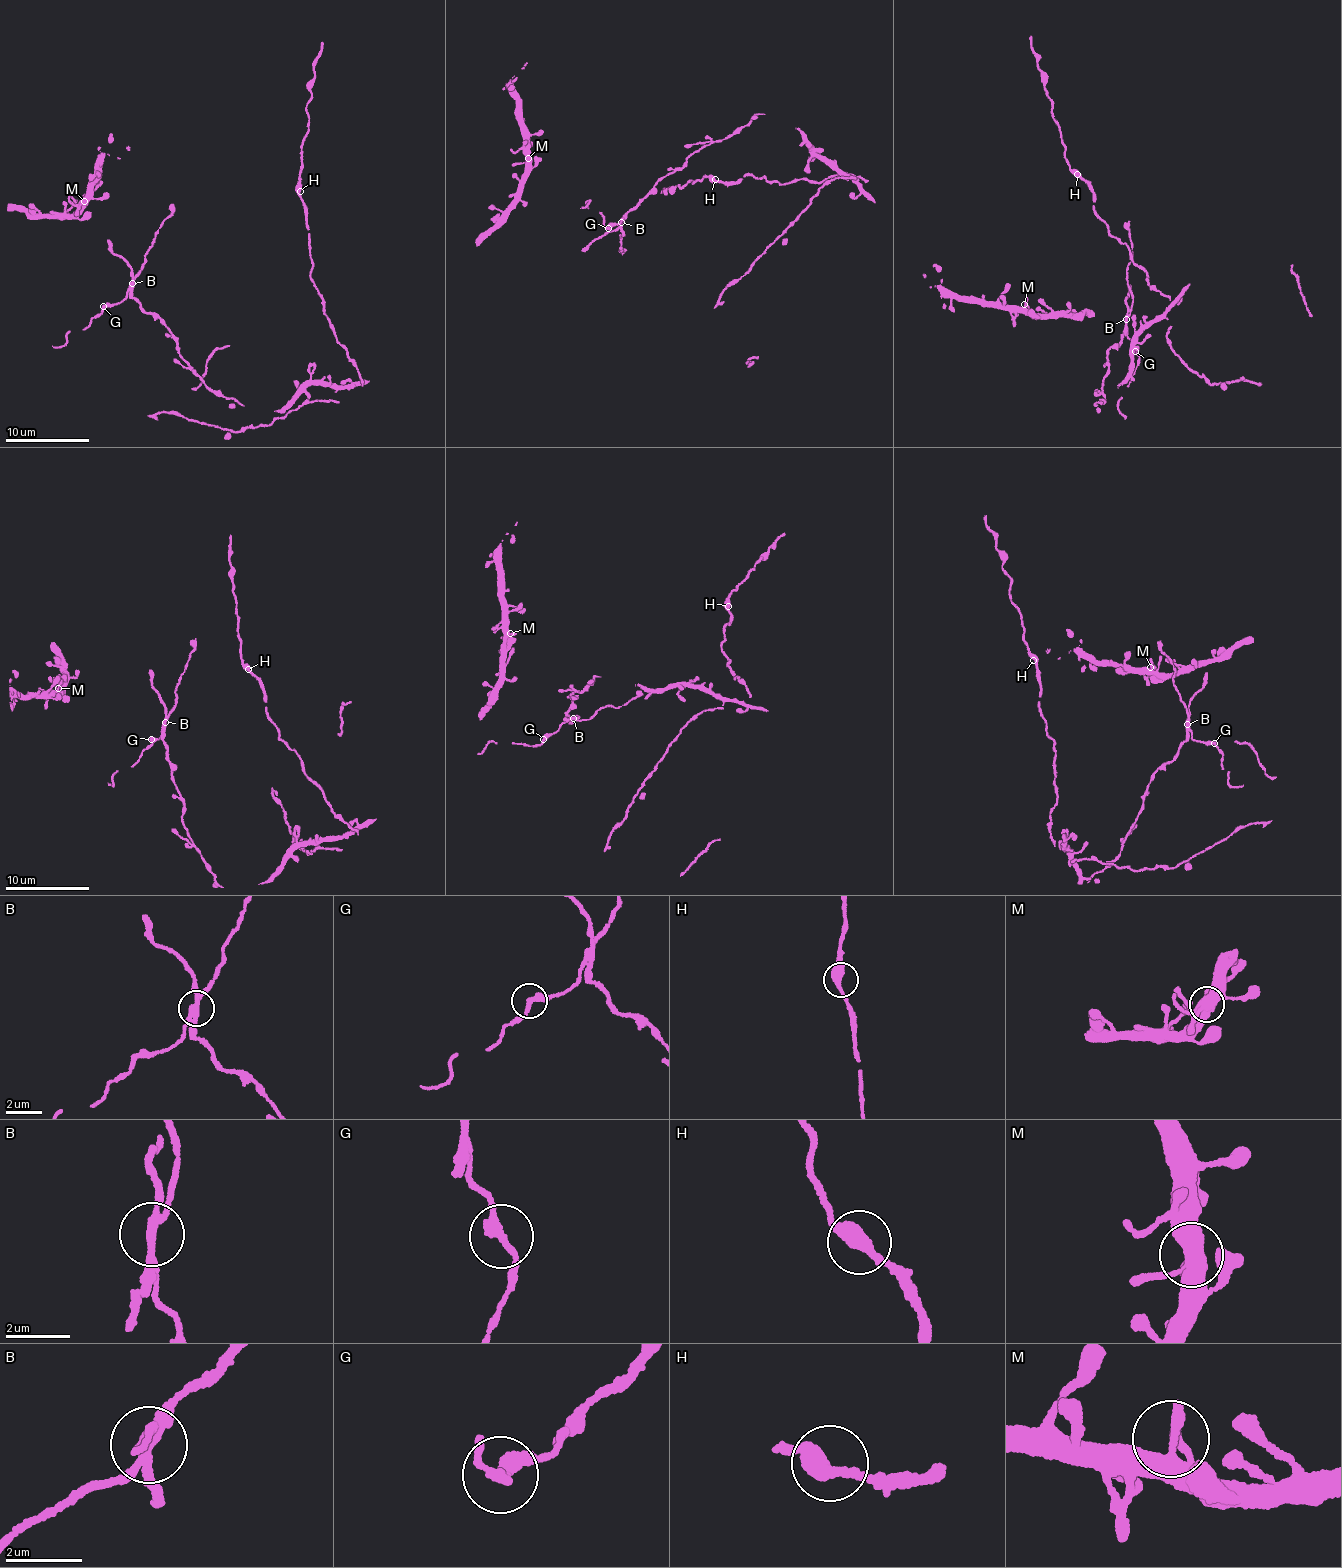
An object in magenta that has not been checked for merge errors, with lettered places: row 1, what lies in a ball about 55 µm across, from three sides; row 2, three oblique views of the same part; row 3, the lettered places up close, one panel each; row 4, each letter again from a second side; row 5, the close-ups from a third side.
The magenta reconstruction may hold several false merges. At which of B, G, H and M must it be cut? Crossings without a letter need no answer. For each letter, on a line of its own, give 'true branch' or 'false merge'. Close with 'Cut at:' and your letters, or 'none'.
B: false merge
G: true branch
H: true branch
M: true branch
Cut at: B

